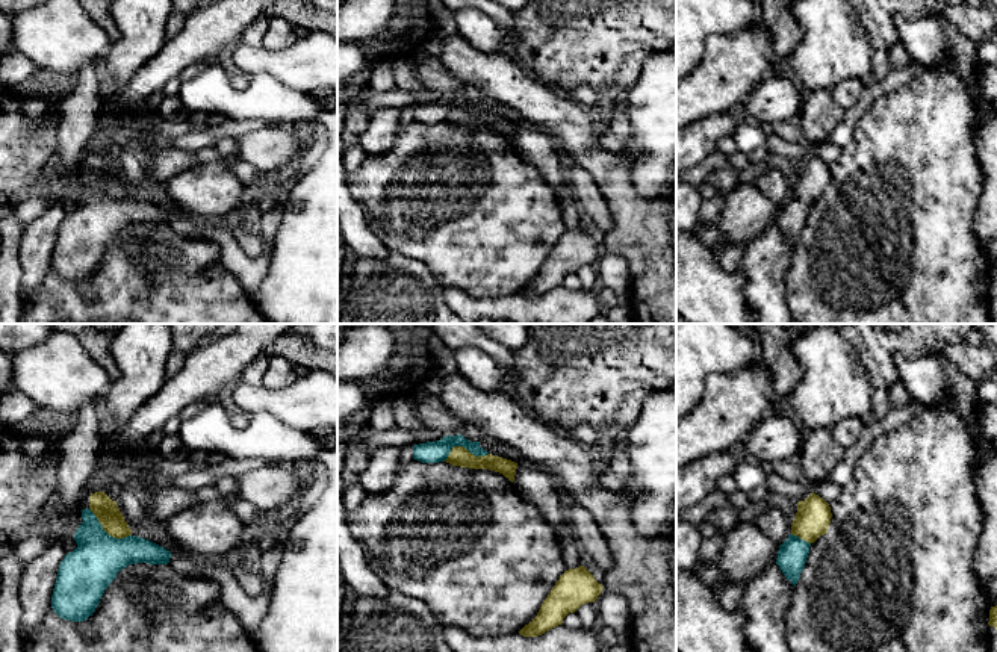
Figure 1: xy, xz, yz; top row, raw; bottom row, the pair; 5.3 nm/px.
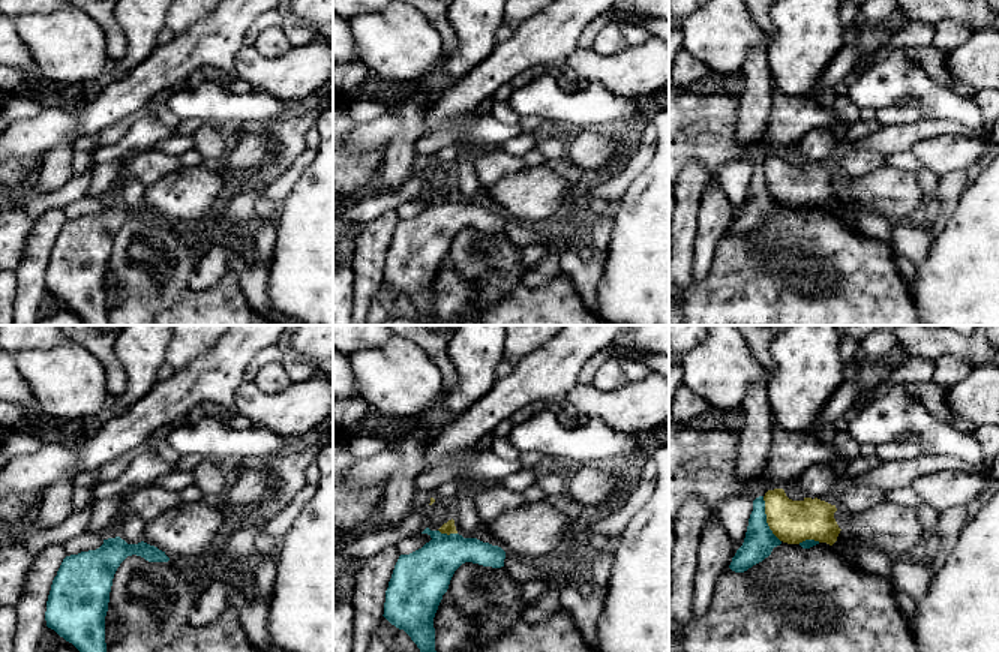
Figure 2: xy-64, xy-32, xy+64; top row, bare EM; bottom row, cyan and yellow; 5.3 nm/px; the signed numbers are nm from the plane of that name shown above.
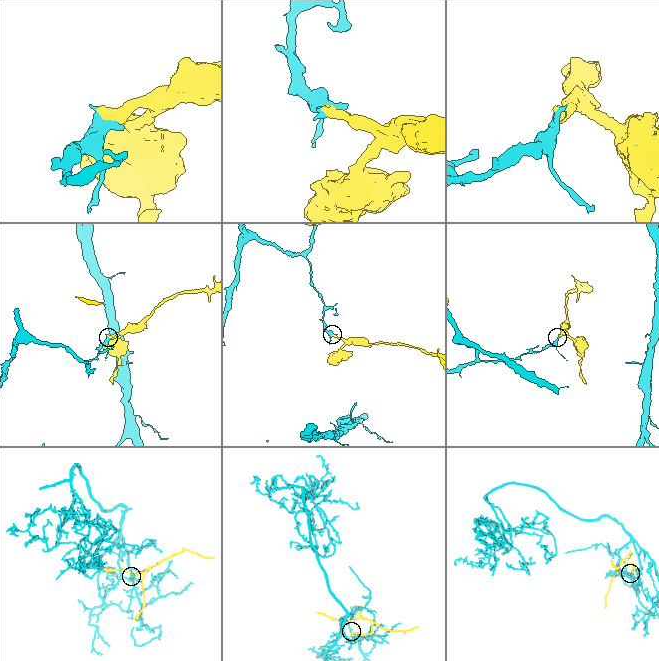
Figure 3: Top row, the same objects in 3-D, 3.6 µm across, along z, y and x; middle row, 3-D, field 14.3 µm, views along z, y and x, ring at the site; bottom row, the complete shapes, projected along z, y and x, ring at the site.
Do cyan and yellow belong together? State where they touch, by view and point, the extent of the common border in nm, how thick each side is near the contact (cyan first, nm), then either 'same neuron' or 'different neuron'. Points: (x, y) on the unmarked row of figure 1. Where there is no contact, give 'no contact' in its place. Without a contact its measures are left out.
xy (106, 194) | 280 nm | 280/130 nm | different neuron

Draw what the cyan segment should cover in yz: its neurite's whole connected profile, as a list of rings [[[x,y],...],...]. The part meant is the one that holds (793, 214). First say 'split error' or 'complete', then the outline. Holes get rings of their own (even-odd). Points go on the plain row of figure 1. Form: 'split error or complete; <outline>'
complete; [[[790,195],[779,207],[776,225],[785,239],[796,248],[805,228],[811,204]]]

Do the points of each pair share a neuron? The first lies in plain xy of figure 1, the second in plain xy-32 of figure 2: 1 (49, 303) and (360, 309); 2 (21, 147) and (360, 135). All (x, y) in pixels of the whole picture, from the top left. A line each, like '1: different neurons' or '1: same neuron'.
1: different neurons
2: different neurons

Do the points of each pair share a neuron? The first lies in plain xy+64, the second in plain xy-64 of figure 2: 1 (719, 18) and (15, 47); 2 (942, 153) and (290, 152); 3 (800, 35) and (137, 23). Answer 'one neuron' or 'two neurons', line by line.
1: two neurons
2: two neurons
3: one neuron

